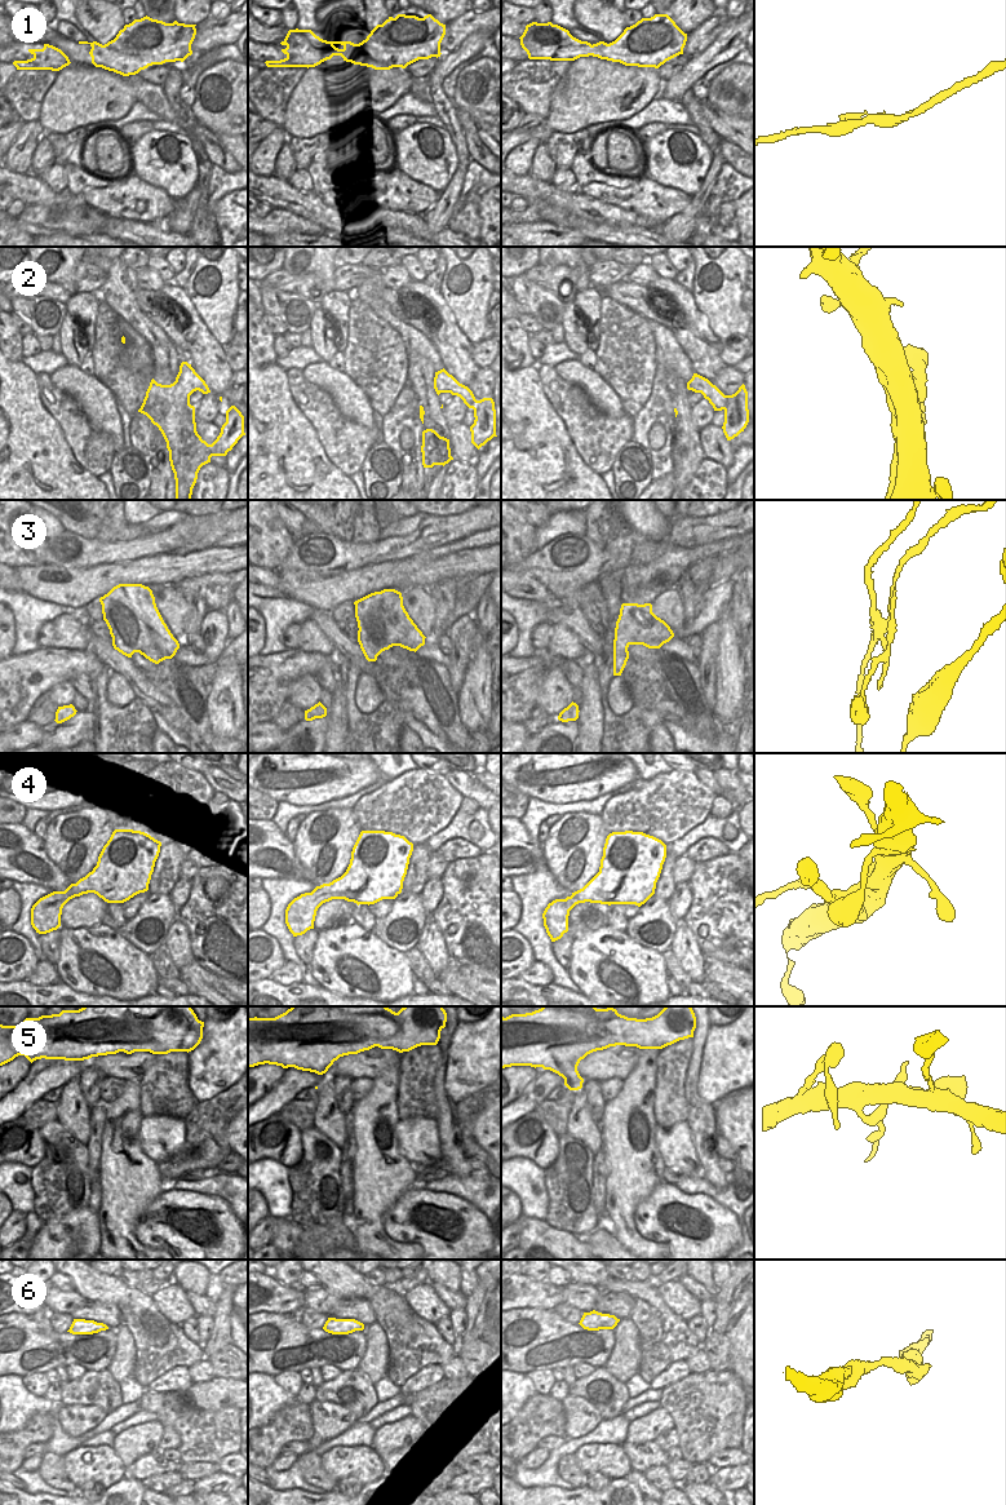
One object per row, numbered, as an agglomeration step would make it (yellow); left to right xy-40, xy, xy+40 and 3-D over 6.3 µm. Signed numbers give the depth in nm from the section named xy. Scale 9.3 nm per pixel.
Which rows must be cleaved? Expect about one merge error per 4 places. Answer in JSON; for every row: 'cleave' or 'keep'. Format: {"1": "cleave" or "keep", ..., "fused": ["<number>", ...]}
{"1": "keep", "2": "keep", "3": "cleave", "4": "keep", "5": "keep", "6": "keep", "fused": ["3"]}

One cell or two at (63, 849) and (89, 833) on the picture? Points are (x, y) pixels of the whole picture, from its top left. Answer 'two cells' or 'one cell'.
one cell

